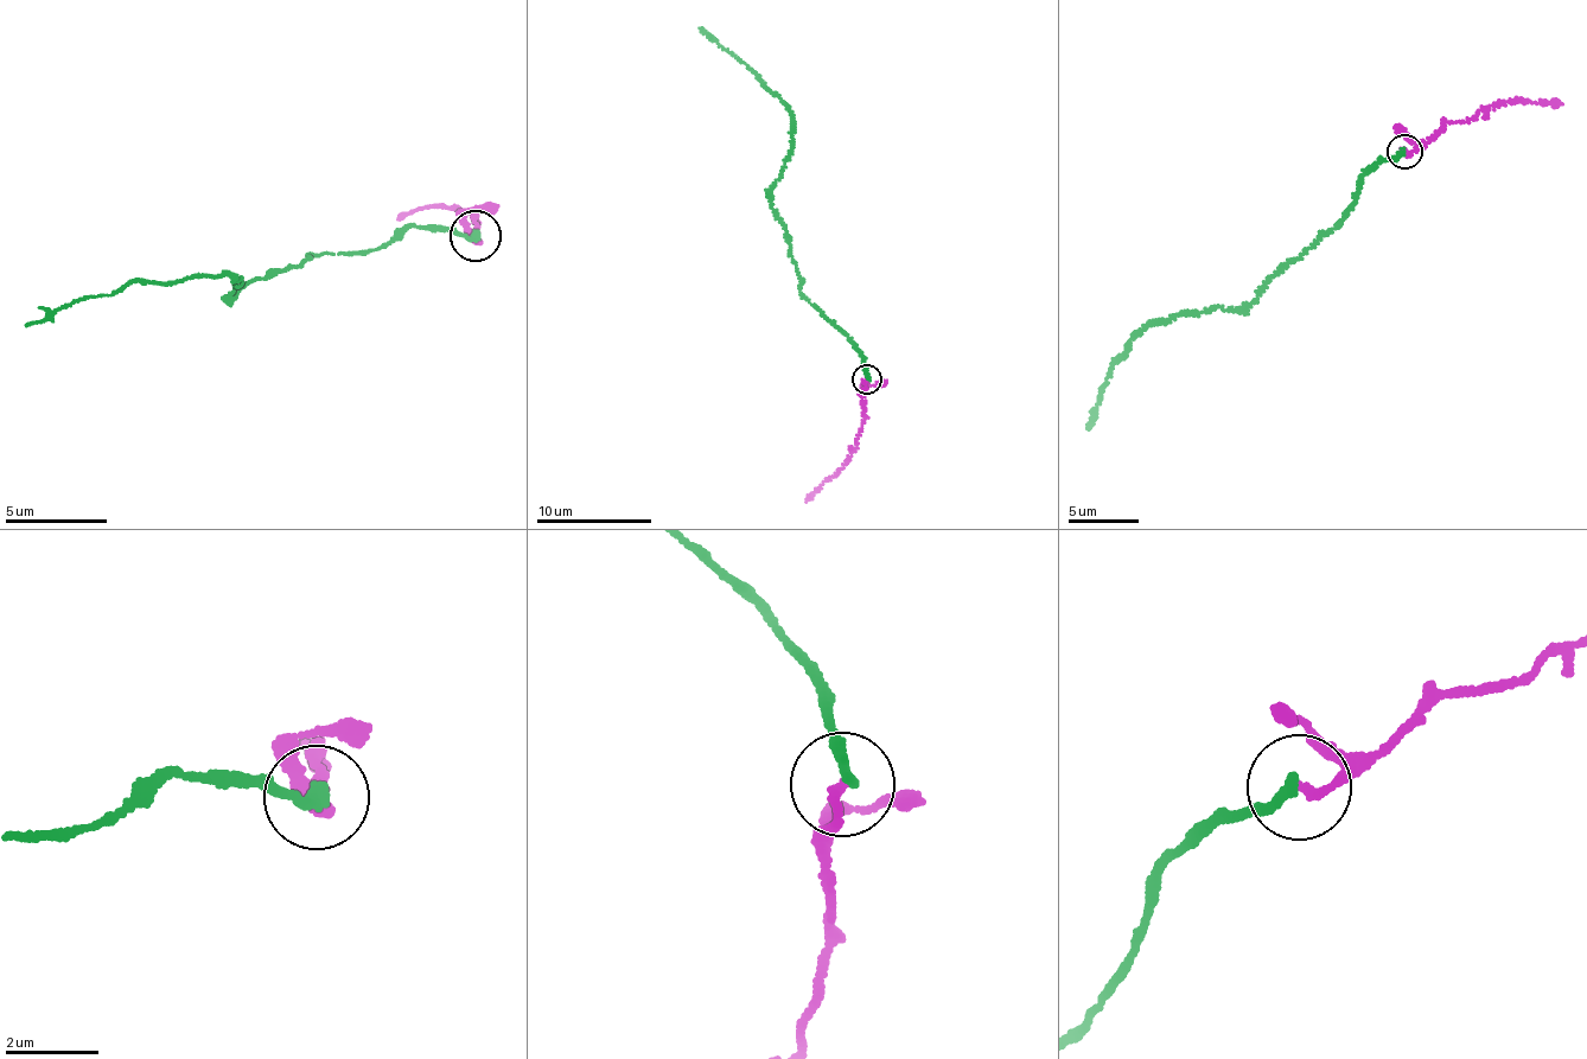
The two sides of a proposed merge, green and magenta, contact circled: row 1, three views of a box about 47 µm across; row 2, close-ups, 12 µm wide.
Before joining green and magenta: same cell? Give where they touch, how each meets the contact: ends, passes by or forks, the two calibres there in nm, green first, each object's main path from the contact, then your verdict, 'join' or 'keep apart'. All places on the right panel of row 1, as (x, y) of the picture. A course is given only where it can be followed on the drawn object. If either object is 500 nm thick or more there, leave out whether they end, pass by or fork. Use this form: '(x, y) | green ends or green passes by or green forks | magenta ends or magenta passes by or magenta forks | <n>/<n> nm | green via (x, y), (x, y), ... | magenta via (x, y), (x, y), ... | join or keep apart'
(1404, 152) | green ends | magenta ends | 260/200 nm | green via (1403, 151), (1365, 170), (1334, 228), (1281, 263), (1250, 302), (1135, 331), (1089, 429) | magenta via (1406, 152), (1450, 123), (1510, 99), (1562, 103) | join

